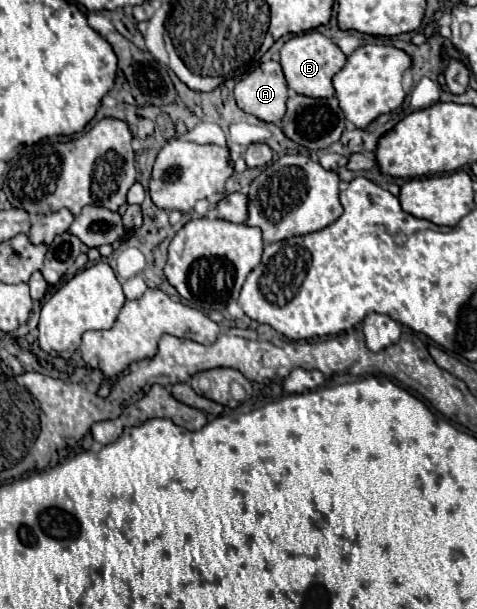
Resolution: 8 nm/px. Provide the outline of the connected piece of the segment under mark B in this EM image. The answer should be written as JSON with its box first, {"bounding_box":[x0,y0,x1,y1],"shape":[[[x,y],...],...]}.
{"bounding_box":[281,32,347,98],"shape":[[[307,32],[303,36],[295,36],[281,48],[281,66],[285,72],[287,86],[303,96],[313,96],[313,98],[335,96],[331,80],[345,66],[345,62],[347,56],[341,52],[341,48],[319,32]]]}

